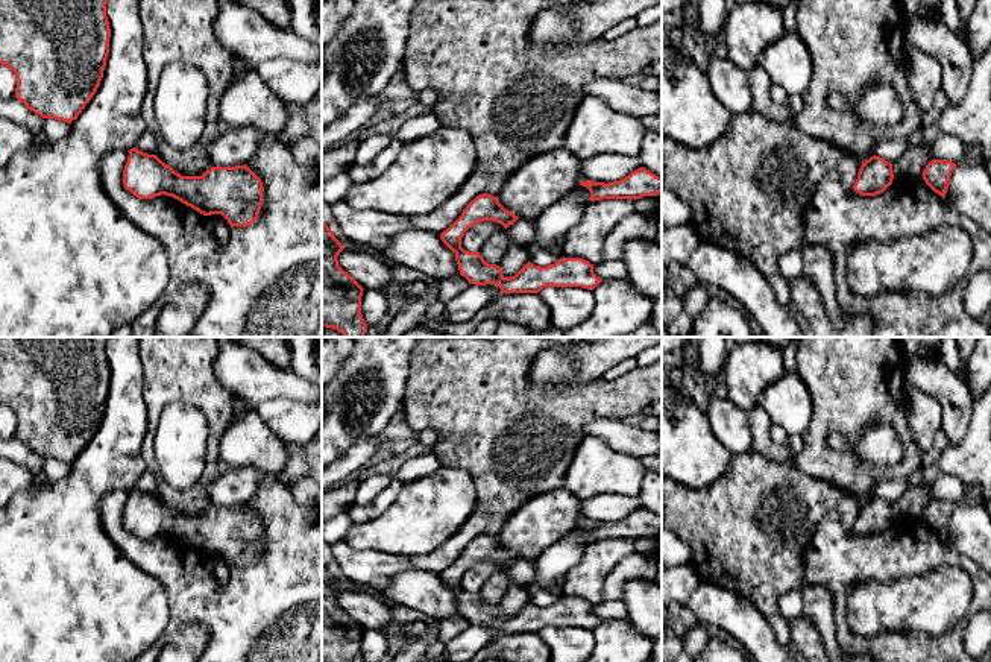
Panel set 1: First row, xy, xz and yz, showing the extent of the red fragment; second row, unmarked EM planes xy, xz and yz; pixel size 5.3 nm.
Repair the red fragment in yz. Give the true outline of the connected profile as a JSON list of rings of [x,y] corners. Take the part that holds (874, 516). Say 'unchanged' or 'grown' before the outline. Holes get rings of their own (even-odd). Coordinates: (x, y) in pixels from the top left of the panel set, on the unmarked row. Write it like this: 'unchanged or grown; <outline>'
grown; [[[751,449],[731,457],[727,472],[710,487],[694,490],[671,478],[662,480],[665,528],[671,530],[691,550],[700,582],[712,582],[747,600],[766,619],[779,615],[782,595],[803,585],[804,554],[821,519],[835,512],[845,528],[862,536],[883,533],[894,519],[892,504],[880,496],[871,496],[862,506],[853,493],[836,484],[803,472],[795,462],[775,462]]]

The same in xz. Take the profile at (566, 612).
grown; [[[423,337],[410,354],[402,415],[414,431],[431,428],[437,433],[433,454],[443,468],[469,472],[477,487],[477,506],[489,510],[486,531],[463,550],[440,578],[455,594],[460,615],[469,624],[496,624],[501,633],[539,633],[549,626],[593,630],[602,621],[589,601],[565,597],[546,607],[528,601],[514,616],[504,618],[499,606],[486,603],[480,592],[464,591],[461,578],[480,562],[493,560],[507,569],[519,559],[499,544],[499,530],[527,500],[563,487],[569,463],[587,437],[584,427],[589,422],[642,416],[654,401],[662,401],[662,360],[636,367],[615,381],[533,384],[533,360],[552,348],[563,346],[536,337],[501,337],[493,342]]]

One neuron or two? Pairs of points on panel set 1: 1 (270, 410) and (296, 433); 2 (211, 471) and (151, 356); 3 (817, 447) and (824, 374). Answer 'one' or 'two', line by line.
1: one
2: one
3: one

